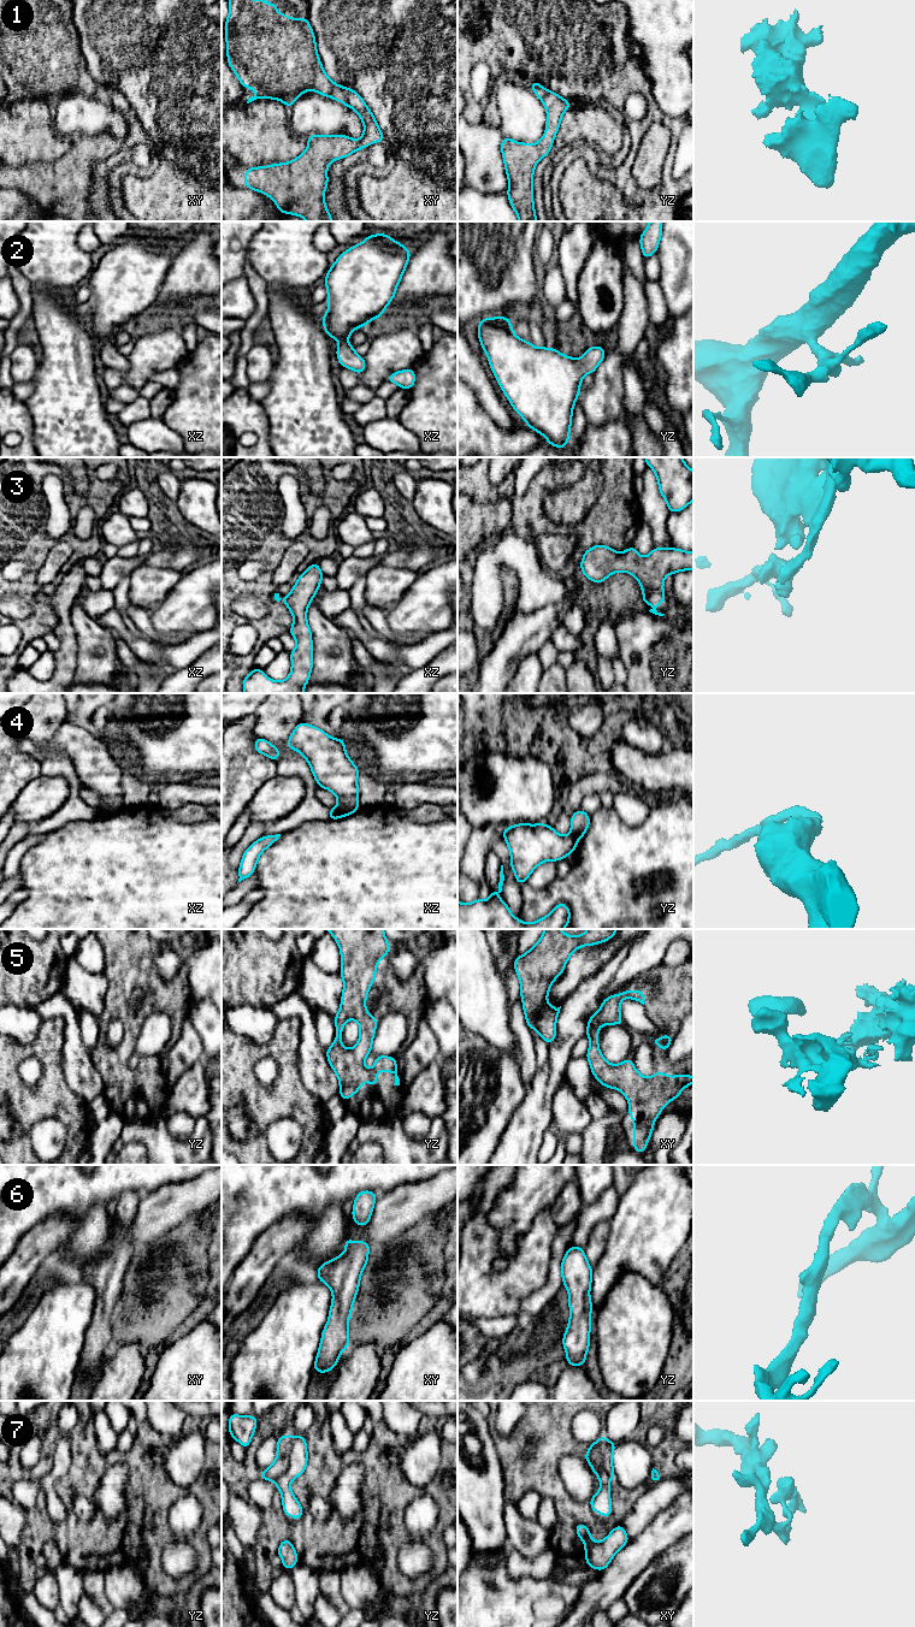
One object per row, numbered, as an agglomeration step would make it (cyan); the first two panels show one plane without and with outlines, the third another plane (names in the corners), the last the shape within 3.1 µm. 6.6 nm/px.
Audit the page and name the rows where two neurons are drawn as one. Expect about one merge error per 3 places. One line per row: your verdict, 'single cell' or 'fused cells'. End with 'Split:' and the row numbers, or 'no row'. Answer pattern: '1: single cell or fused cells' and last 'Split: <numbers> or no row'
1: single cell
2: single cell
3: single cell
4: fused cells
5: single cell
6: single cell
7: fused cells
Split: 4, 7

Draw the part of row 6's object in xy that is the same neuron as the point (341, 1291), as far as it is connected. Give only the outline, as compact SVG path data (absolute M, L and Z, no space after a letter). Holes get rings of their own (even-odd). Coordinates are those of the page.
M344 1240L347 1249L336 1259L317 1268L318 1280L332 1290L327 1323L313 1371L326 1373L340 1361L341 1353L349 1348L349 1318L360 1286L360 1277L368 1262L370 1244L365 1241Z

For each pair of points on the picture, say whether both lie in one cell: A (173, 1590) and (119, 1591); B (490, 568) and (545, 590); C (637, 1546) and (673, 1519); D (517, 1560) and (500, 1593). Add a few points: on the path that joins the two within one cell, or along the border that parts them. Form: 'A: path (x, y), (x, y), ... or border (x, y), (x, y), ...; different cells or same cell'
A: border (142, 1583), (146, 1586); different cells
B: path (503, 558), (514, 558), (531, 575); same cell
C: path (645, 1546), (665, 1527); same cell
D: border (506, 1559), (506, 1569), (512, 1578), (537, 1578); different cells

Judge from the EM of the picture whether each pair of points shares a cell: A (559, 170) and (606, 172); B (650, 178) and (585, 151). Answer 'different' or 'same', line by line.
A: same
B: different

